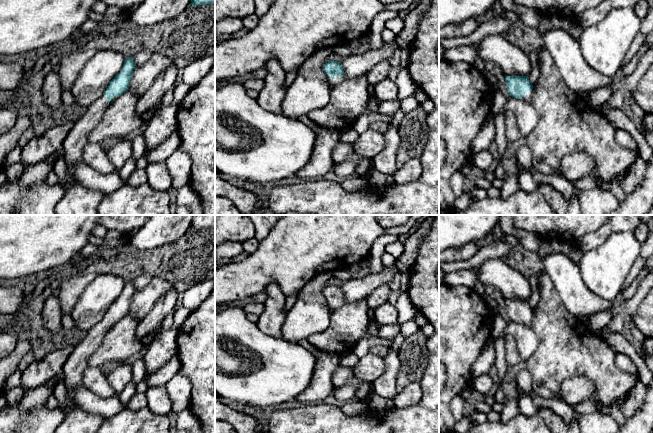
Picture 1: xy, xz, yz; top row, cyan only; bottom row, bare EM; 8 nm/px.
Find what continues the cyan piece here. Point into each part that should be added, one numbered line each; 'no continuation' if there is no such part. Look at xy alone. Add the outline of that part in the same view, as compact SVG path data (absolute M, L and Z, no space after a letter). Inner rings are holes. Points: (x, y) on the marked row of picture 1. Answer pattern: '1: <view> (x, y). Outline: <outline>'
1: xy (78, 199). Outline: M104 95L95 100L75 121L66 136L61 155L66 163L68 182L63 184L63 198L55 208L57 215L97 215L98 206L106 194L79 183L74 176L74 166L83 162L82 150L89 142L89 134L100 122L110 104L118 97L115 96L109 103Z

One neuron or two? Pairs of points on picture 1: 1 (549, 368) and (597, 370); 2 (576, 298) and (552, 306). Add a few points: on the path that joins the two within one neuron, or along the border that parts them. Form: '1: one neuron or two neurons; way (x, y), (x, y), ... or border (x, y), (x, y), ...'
1: one neuron; way (561, 366), (585, 366)
2: two neurons; border (553, 281), (553, 285), (564, 306), (579, 319)

